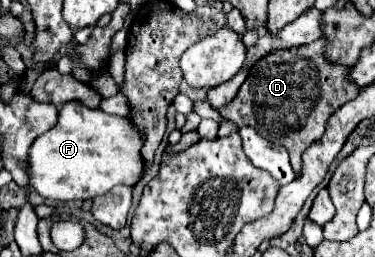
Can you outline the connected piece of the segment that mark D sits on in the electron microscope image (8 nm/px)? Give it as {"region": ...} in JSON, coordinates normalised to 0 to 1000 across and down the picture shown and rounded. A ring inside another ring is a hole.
{"region":[[[744,195],[696,226],[643,327],[627,389],[589,420],[600,467],[632,490],[675,490],[712,545],[755,560],[771,584],[787,677],[803,677],[808,584],[867,521],[877,451],[957,366],[952,327],[931,304],[936,257],[899,257],[856,202],[861,195]]]}

